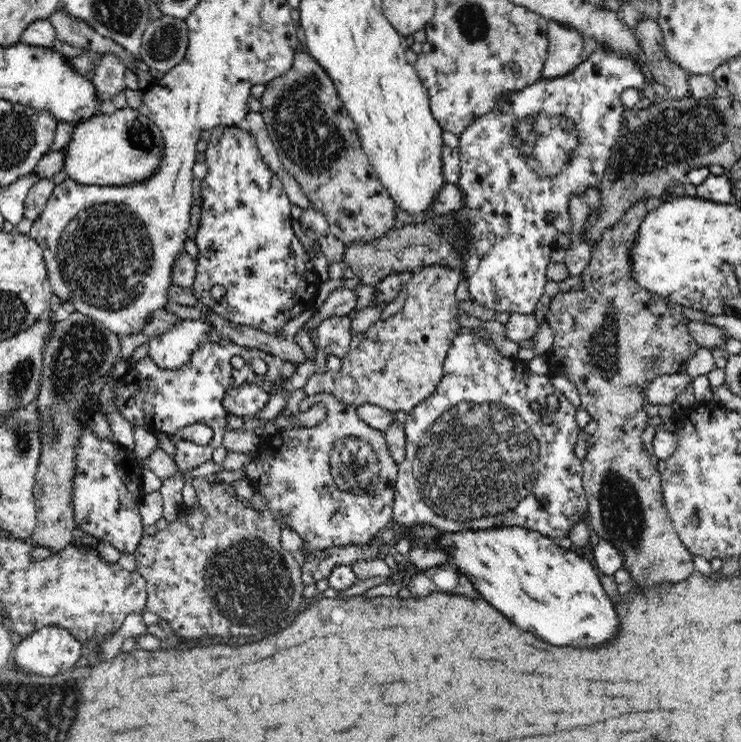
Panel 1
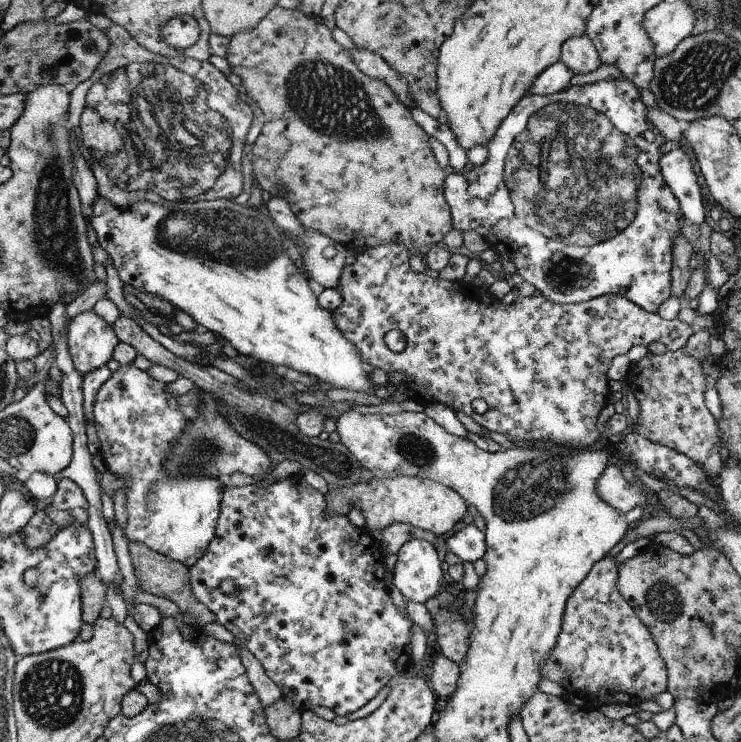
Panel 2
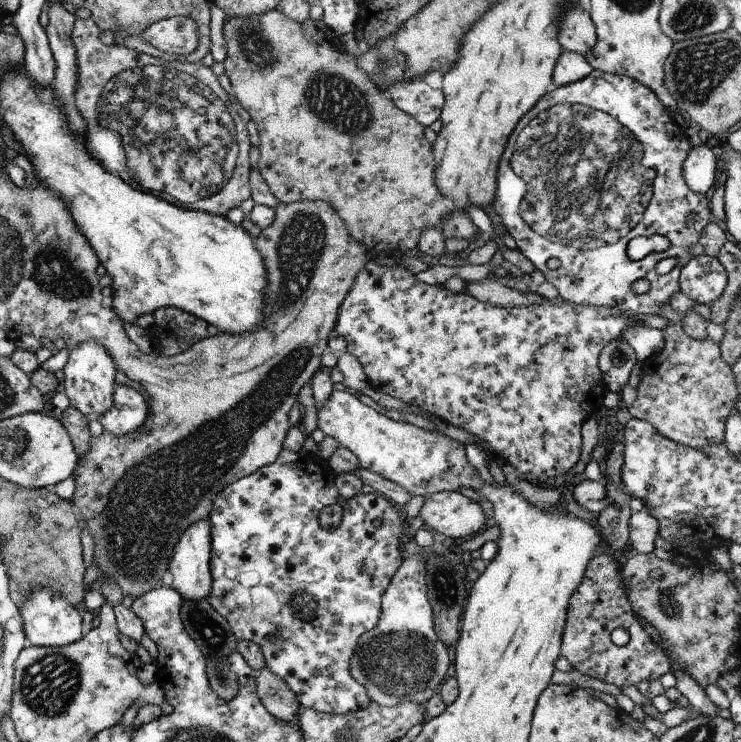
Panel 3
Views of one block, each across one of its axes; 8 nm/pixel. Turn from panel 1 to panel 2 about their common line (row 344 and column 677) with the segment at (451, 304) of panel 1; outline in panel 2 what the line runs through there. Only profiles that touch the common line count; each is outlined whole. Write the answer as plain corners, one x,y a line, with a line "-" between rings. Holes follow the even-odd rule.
679,348
656,355
648,352
640,361
631,363
628,382
635,394
640,413
634,430
652,442
669,446
691,458
709,478
723,469
717,420
705,403
708,390
703,363

